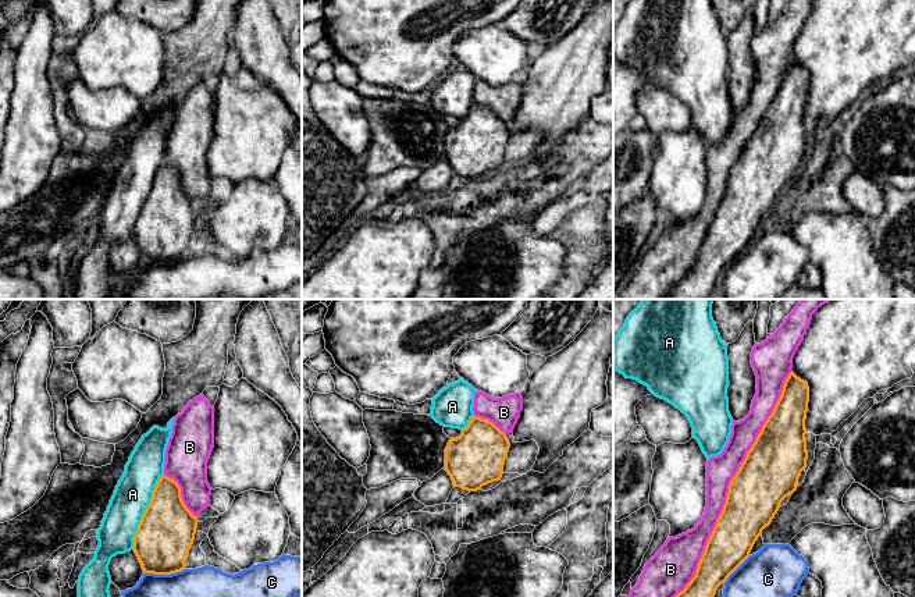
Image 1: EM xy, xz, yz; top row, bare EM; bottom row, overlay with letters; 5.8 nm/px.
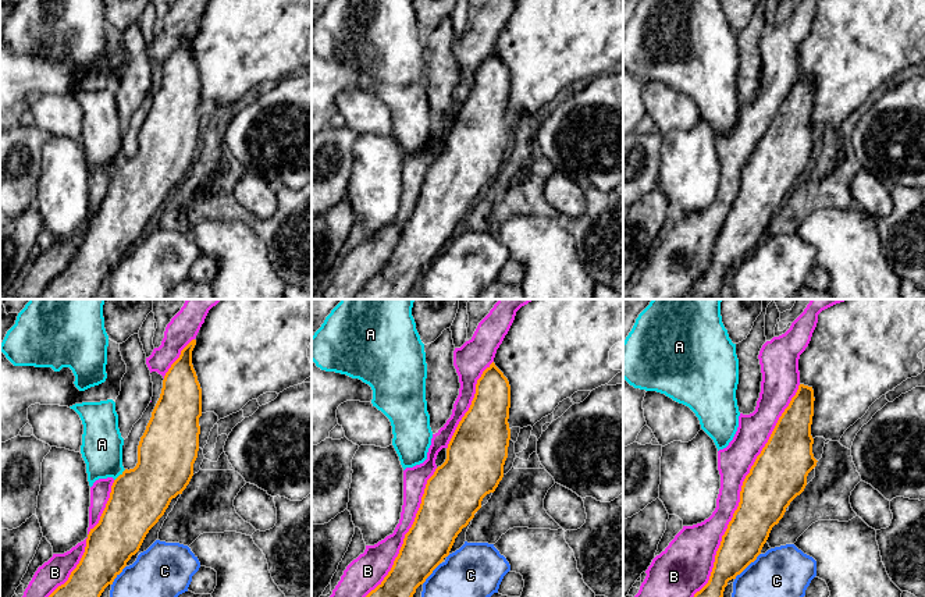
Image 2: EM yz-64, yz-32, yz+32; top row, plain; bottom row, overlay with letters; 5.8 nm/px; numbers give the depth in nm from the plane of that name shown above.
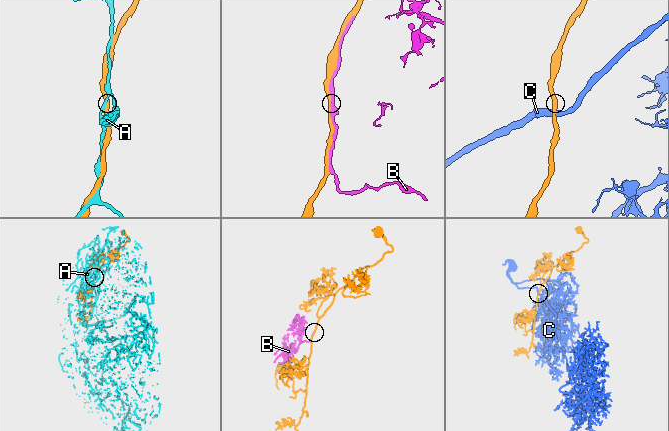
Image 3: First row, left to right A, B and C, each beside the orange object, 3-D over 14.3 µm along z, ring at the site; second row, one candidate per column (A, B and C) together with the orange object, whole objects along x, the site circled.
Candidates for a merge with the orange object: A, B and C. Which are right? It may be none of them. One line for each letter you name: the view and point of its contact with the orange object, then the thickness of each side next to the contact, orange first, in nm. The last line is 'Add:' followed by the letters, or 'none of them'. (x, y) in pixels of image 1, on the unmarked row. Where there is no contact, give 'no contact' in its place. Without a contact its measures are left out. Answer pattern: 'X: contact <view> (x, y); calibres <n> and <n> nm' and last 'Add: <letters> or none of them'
B: contact yz (727, 181); calibres 320 and 170 nm
Add: B

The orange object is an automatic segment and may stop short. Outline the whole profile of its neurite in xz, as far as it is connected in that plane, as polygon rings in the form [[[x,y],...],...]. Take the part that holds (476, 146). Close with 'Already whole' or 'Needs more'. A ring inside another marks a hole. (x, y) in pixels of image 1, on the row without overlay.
[[[521,81],[492,86],[474,82],[474,104],[462,122],[445,136],[445,156],[416,178],[414,186],[426,195],[446,192],[453,175],[467,180],[501,168],[510,131],[508,122],[520,106]]]. Needs more

